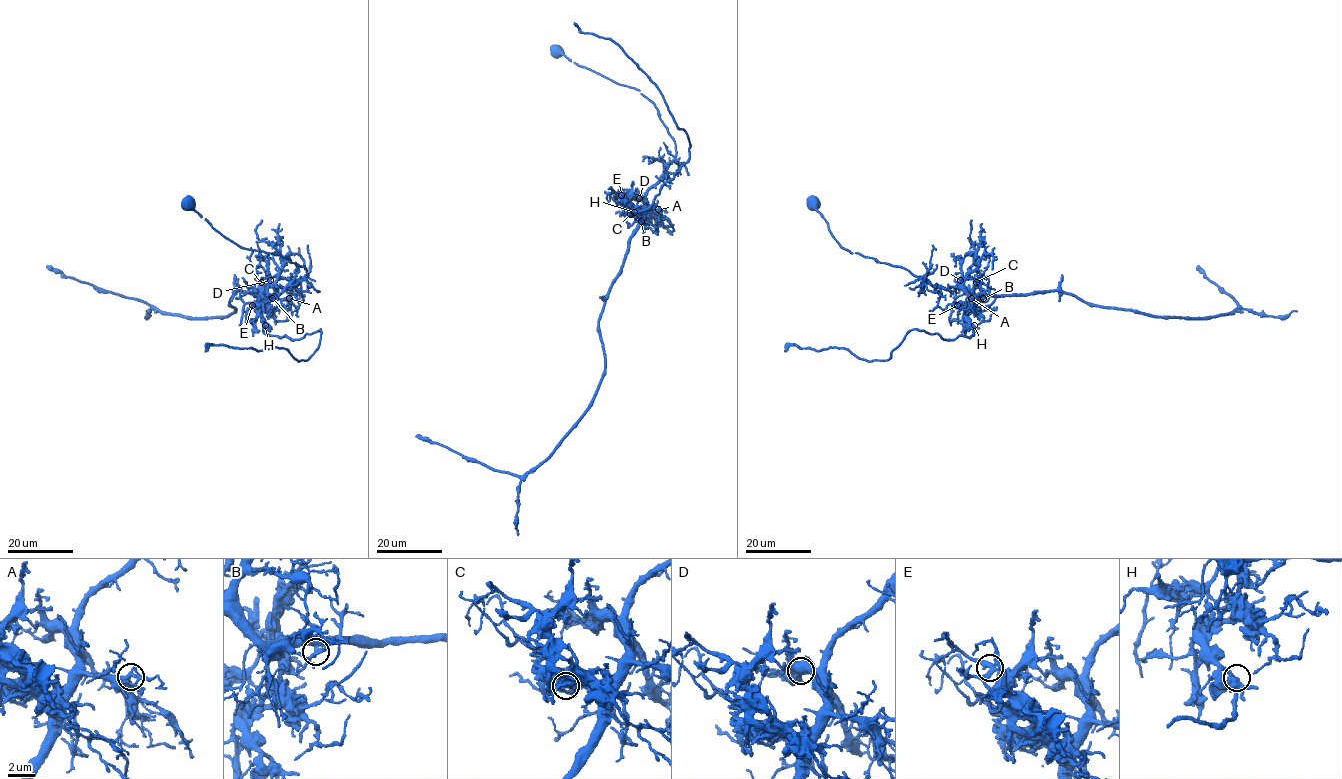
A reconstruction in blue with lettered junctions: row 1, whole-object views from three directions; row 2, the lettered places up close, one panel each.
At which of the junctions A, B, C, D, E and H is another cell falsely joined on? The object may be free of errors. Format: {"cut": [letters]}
{"cut": ["B"]}

